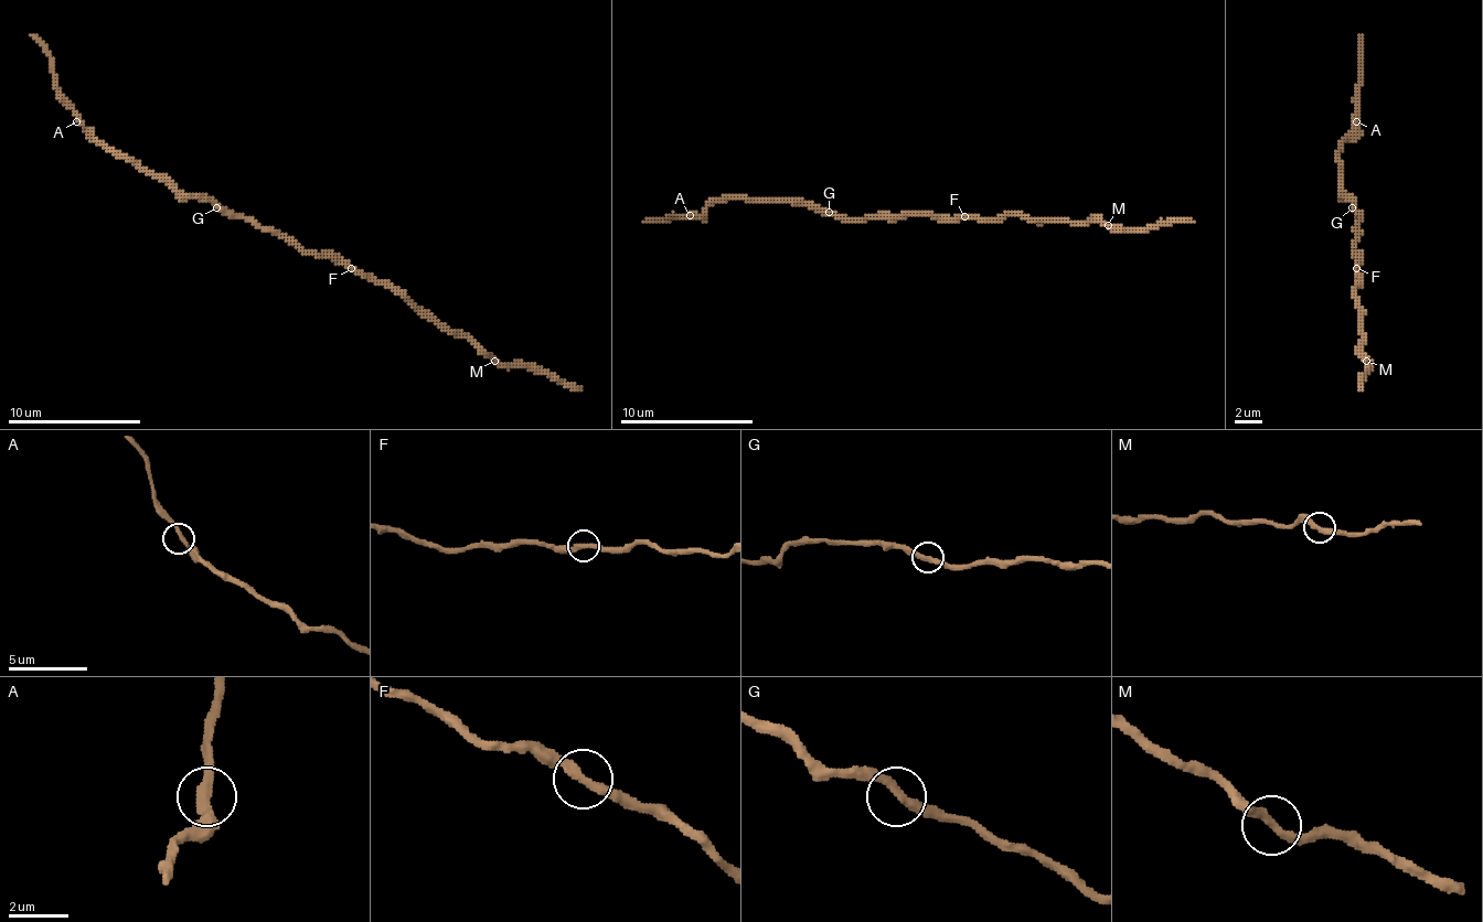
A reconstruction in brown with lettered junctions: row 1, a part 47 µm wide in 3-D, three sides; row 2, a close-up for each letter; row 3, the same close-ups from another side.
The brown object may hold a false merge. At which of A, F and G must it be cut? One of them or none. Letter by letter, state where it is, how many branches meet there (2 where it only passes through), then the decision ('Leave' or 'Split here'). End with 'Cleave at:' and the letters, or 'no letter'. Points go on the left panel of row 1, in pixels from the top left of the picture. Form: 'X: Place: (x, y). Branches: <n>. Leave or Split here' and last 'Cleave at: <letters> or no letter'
A: Place: (76, 121). Branches: 2. Leave
F: Place: (351, 268). Branches: 2. Leave
G: Place: (216, 207). Branches: 2. Leave
Cleave at: no letter

